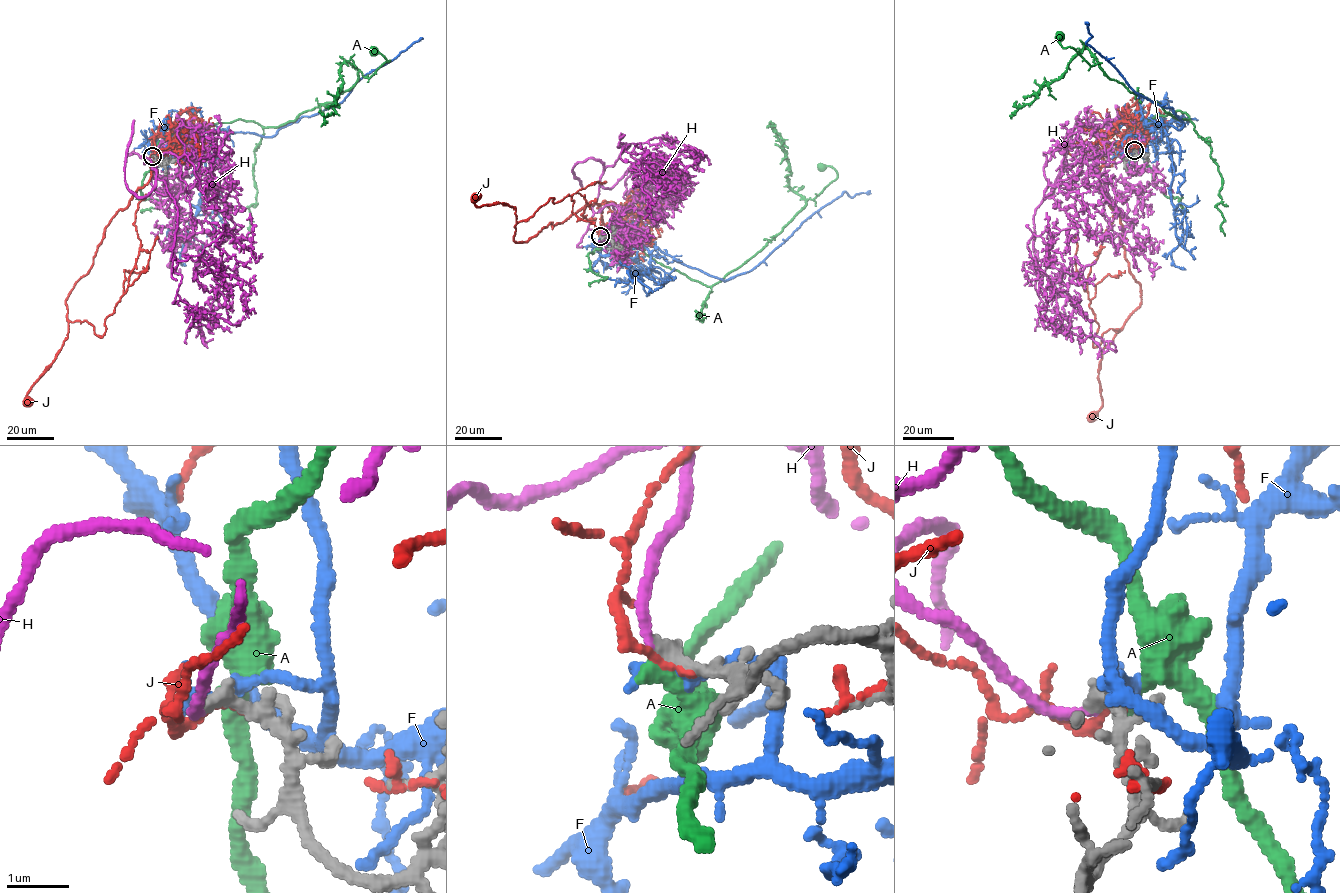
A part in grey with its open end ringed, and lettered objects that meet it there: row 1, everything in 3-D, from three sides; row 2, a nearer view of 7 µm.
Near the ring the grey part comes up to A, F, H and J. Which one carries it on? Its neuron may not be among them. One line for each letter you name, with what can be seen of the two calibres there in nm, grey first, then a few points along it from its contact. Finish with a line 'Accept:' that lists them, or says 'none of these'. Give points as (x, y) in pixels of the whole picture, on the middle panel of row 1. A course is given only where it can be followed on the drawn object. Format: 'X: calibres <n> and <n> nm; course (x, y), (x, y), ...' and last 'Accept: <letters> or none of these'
H: calibres 150 and 140 nm; course (600, 236), (592, 206), (622, 143), (646, 210), (661, 218)
Accept: H

